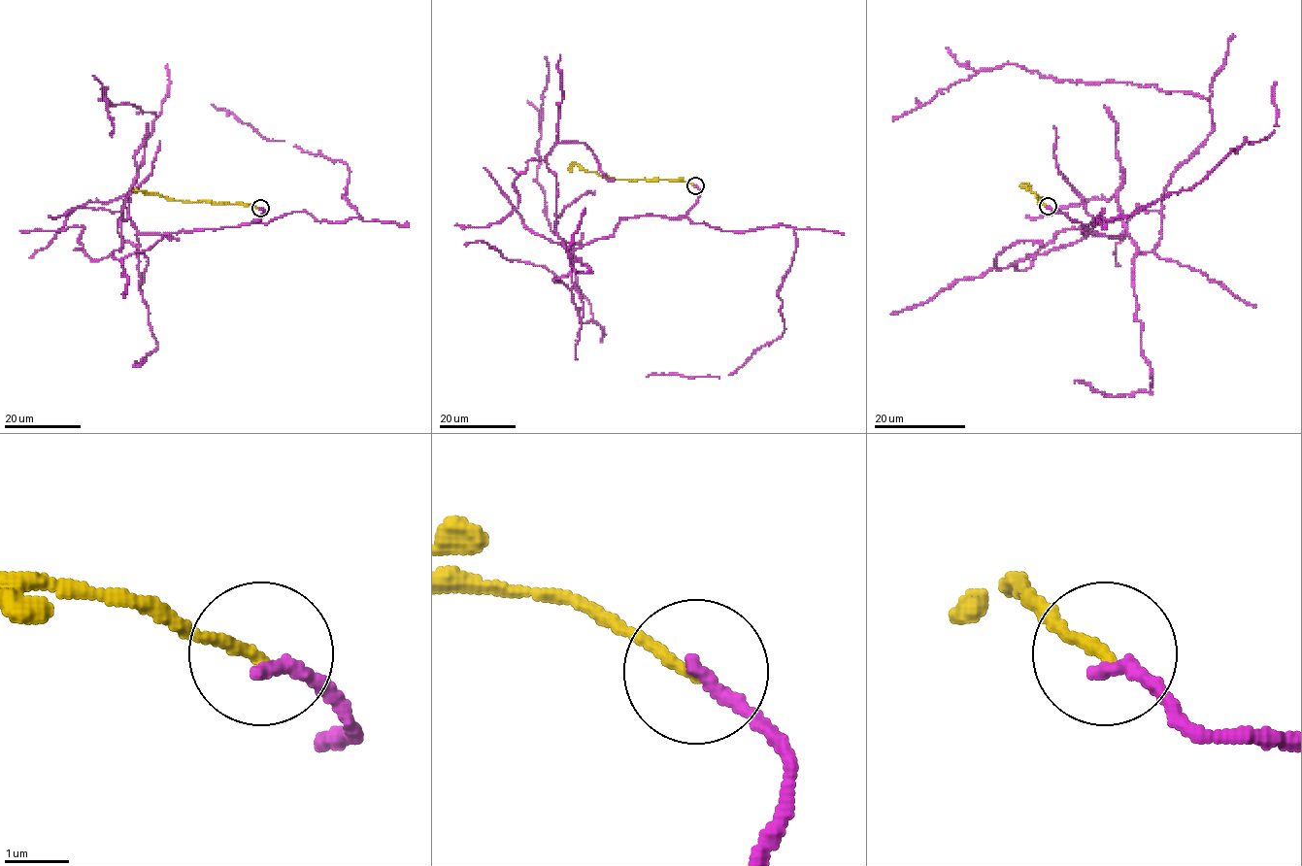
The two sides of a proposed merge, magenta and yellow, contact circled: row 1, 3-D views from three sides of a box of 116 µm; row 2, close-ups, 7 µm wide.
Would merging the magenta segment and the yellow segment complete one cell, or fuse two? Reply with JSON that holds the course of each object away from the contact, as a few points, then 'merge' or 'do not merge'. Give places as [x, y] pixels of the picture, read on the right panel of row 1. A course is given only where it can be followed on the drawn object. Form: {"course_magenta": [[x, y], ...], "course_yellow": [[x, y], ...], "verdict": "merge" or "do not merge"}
{"course_magenta": [[1048, 207], [1086, 234], [1155, 248], [1163, 190], [1213, 130], [1207, 97], [1005, 64], [893, 118]], "course_yellow": [[1048, 207], [1039, 201], [1041, 197], [1021, 185], [1030, 187]], "verdict": "merge"}

